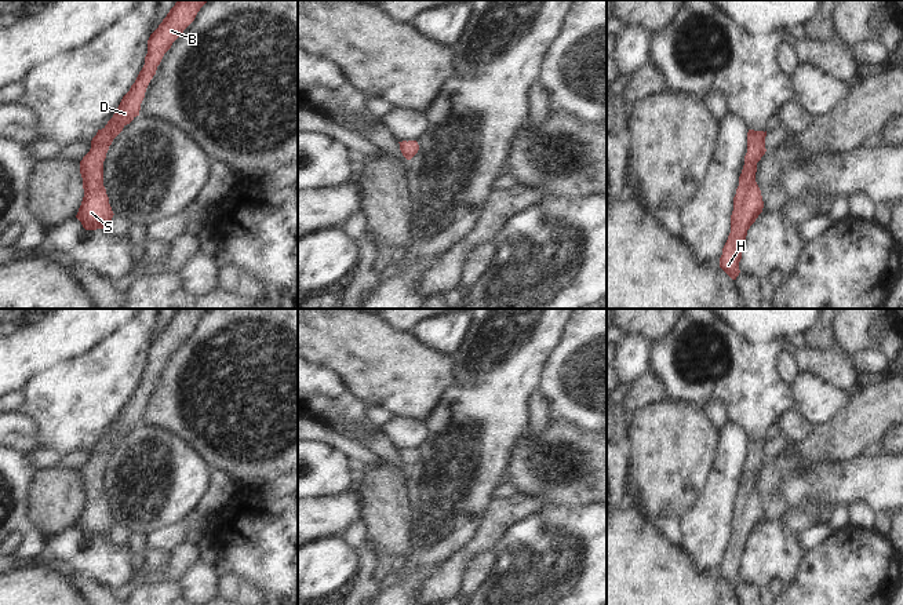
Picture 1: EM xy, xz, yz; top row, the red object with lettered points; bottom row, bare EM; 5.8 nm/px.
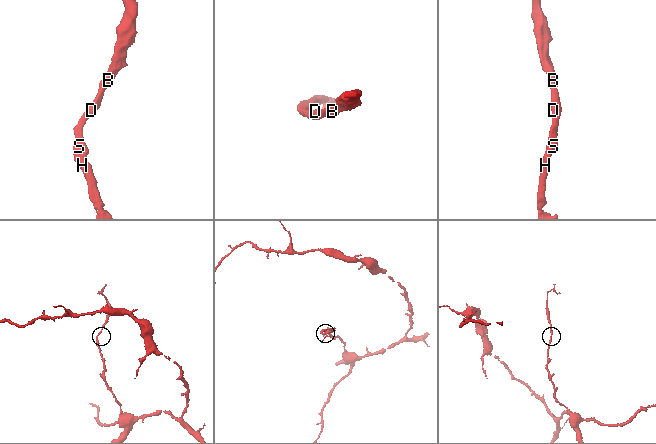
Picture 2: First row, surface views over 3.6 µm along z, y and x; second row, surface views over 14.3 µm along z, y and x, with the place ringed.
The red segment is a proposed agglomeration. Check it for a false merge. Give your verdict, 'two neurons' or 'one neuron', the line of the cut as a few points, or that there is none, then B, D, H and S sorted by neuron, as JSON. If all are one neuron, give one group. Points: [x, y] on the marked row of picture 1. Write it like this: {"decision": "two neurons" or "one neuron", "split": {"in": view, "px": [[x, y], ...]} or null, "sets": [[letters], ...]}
{"decision": "one neuron", "split": null, "sets": [["B", "D", "H", "S"]]}

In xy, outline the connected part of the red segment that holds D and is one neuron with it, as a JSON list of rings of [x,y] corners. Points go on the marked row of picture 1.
[[[176,0],[167,17],[148,40],[145,65],[130,91],[123,96],[116,113],[108,124],[98,130],[91,141],[90,152],[80,161],[84,197],[76,218],[85,230],[110,229],[113,211],[103,186],[103,161],[113,139],[139,116],[146,88],[156,74],[164,54],[183,30],[194,21],[208,0]]]

